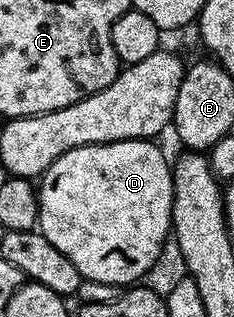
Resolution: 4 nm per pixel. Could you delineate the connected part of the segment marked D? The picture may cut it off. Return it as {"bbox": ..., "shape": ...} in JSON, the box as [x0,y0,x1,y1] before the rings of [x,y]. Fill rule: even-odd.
{"bbox":[38,140,172,286],"shape":[[[119,140],[109,144],[87,144],[81,148],[70,150],[62,158],[58,158],[48,168],[47,172],[38,180],[38,199],[40,201],[40,218],[38,231],[40,231],[50,243],[58,246],[74,262],[81,277],[85,281],[93,280],[96,284],[124,284],[120,286],[132,286],[137,283],[139,276],[144,276],[156,264],[160,251],[164,248],[164,239],[169,239],[172,227],[172,170],[170,160],[164,157],[162,149],[152,140]]]}

